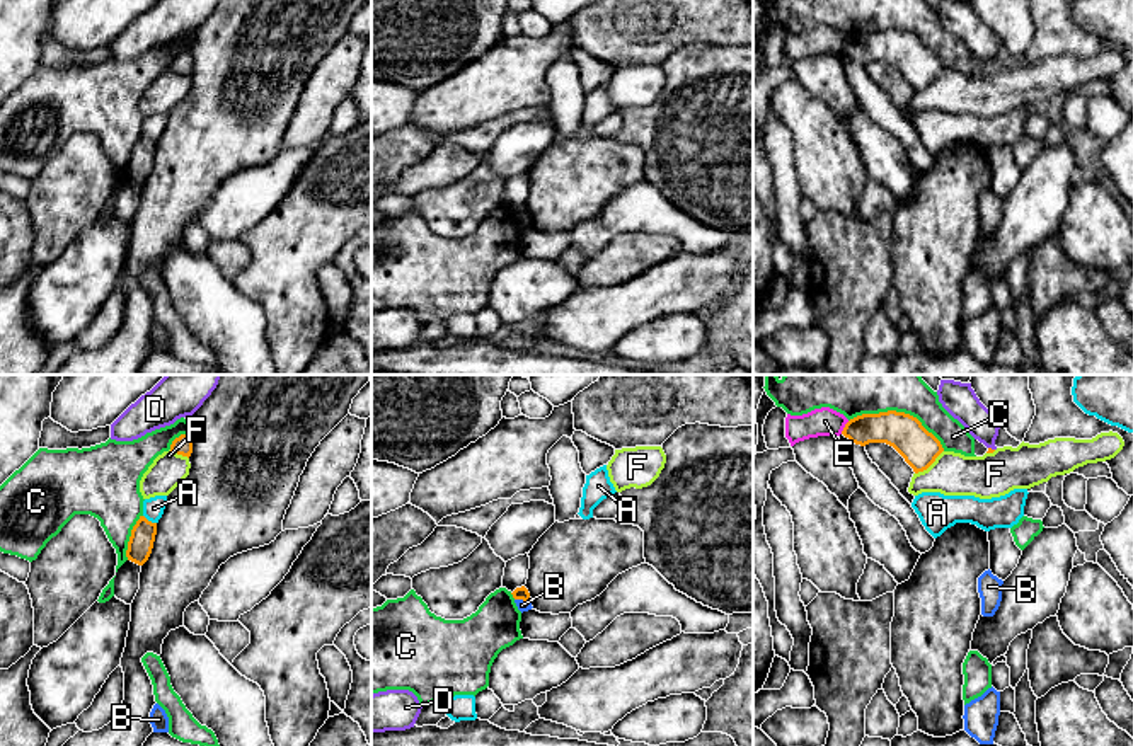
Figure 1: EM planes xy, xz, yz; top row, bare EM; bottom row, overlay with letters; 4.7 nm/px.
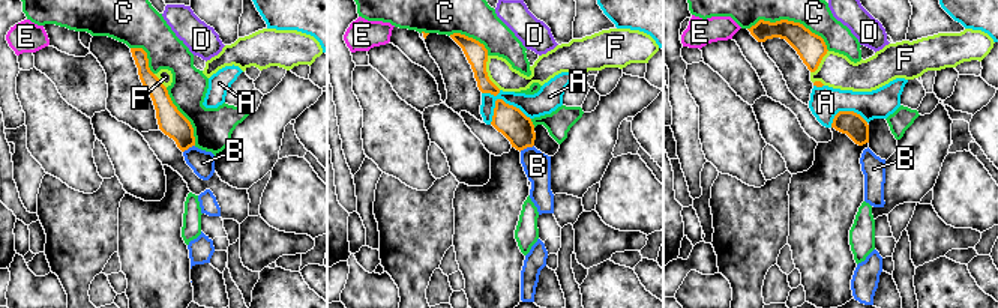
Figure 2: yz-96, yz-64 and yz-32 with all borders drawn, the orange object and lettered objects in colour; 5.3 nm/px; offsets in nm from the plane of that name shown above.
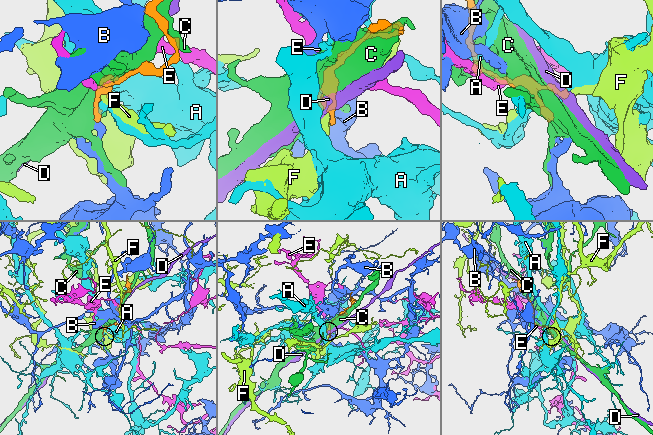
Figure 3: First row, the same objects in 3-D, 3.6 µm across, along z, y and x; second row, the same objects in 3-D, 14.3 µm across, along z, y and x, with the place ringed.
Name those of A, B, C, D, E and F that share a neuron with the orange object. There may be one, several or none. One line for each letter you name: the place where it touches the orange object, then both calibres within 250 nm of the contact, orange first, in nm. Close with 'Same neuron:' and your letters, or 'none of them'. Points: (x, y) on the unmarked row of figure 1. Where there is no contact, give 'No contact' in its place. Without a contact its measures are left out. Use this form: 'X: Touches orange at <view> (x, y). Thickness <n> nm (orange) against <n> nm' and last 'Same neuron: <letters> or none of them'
Same neuron: none of them

